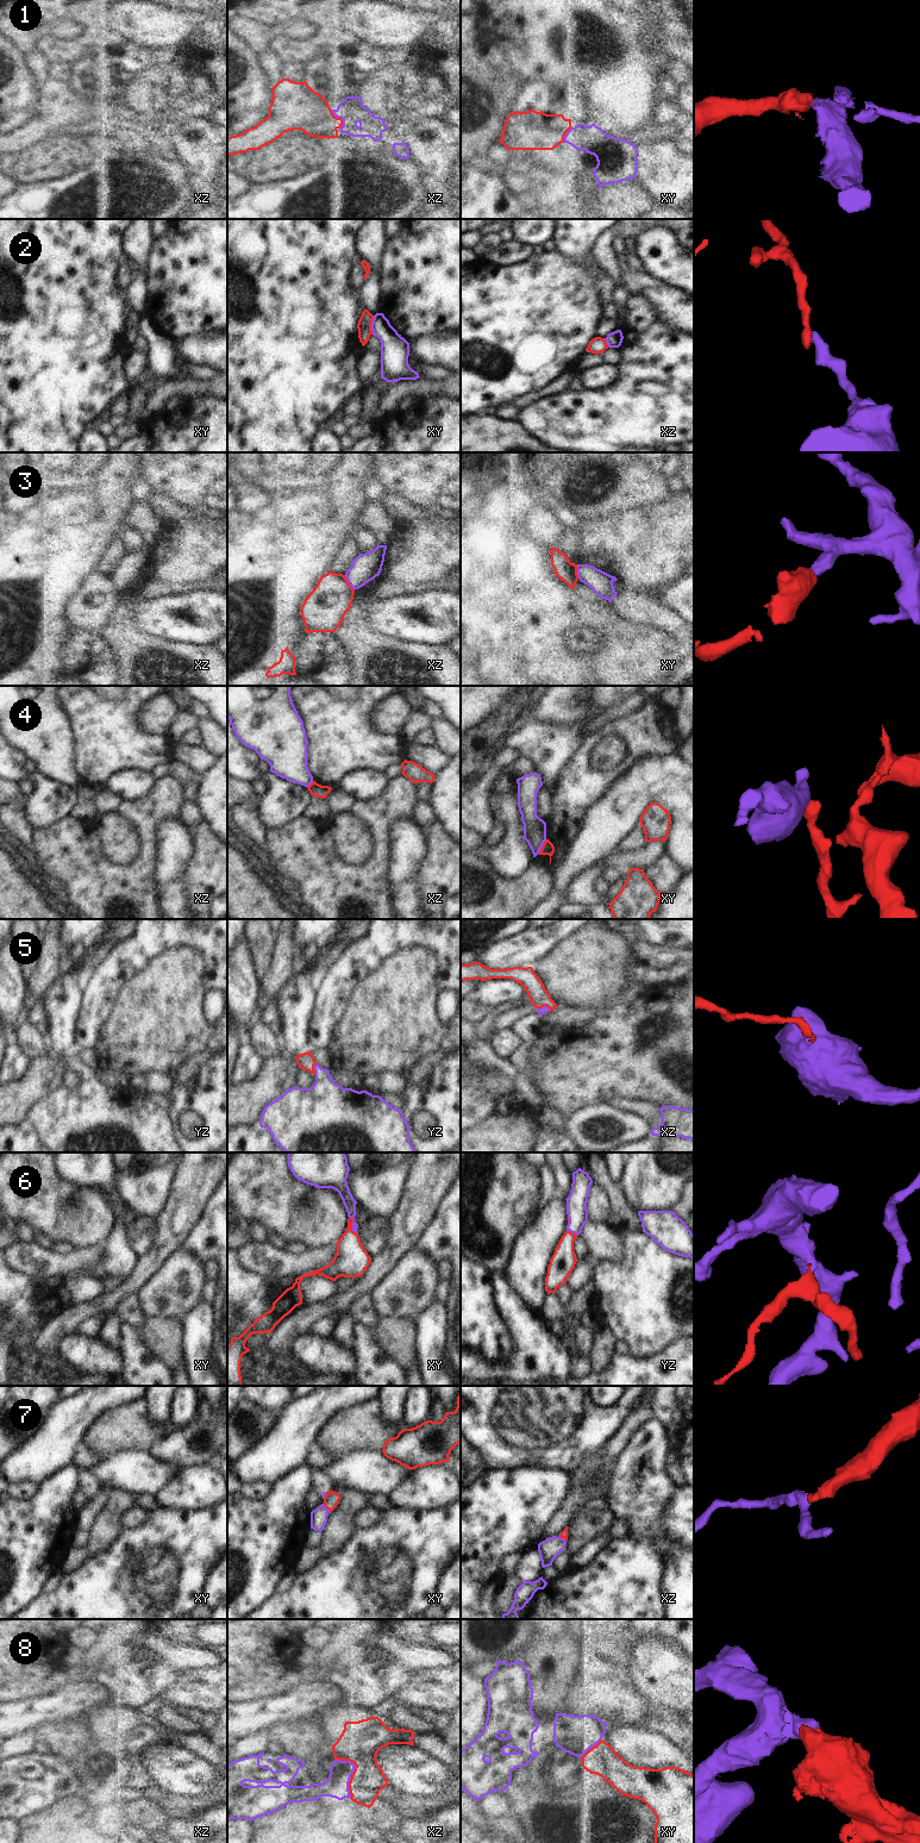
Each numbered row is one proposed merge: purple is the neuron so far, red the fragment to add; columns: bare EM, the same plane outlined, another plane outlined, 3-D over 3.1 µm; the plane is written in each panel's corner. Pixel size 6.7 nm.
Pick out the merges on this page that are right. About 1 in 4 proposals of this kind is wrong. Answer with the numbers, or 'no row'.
1, 5, 6, 7, 8

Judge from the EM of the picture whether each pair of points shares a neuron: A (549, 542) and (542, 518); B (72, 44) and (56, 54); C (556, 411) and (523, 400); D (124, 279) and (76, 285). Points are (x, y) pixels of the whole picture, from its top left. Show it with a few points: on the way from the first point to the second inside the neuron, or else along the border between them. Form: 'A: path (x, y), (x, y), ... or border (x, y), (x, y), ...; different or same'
A: path (549, 536), (548, 524); same
B: path (68, 45), (60, 51); same
C: border (558, 393), (542, 397), (519, 408); different
D: border (124, 256), (117, 269), (117, 285), (124, 293); different

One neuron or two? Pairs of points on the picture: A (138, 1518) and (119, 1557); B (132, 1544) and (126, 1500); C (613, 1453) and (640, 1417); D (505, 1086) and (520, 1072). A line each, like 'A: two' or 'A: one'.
A: two
B: two
C: one
D: two

